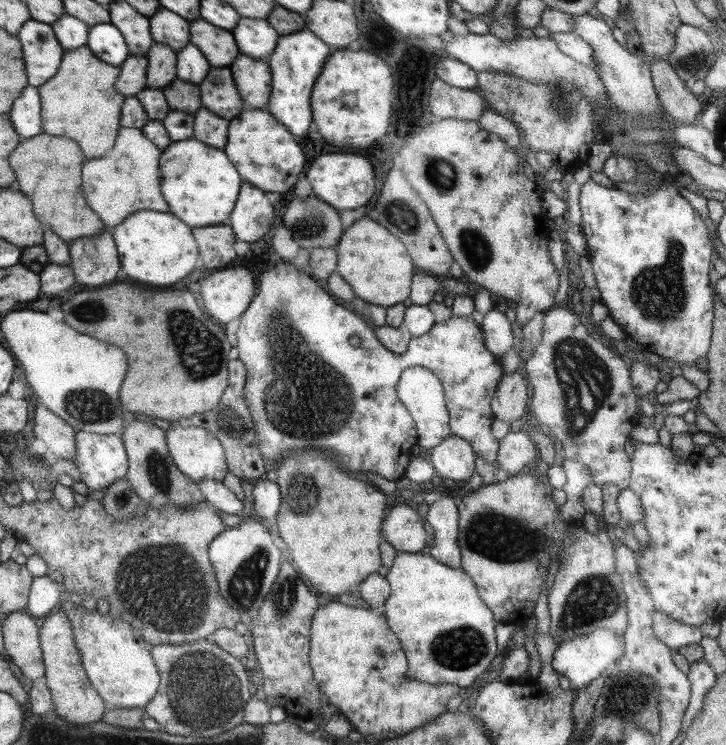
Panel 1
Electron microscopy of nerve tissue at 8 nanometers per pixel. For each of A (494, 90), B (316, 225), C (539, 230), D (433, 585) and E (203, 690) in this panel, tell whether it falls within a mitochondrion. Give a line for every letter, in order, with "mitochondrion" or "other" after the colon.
A: other
B: mitochondrion
C: other
D: other
E: mitochondrion

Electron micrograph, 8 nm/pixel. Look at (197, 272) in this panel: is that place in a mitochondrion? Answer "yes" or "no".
no

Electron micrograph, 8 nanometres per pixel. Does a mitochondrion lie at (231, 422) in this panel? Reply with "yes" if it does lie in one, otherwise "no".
yes

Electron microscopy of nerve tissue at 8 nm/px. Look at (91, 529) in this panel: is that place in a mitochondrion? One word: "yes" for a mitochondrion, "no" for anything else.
no

